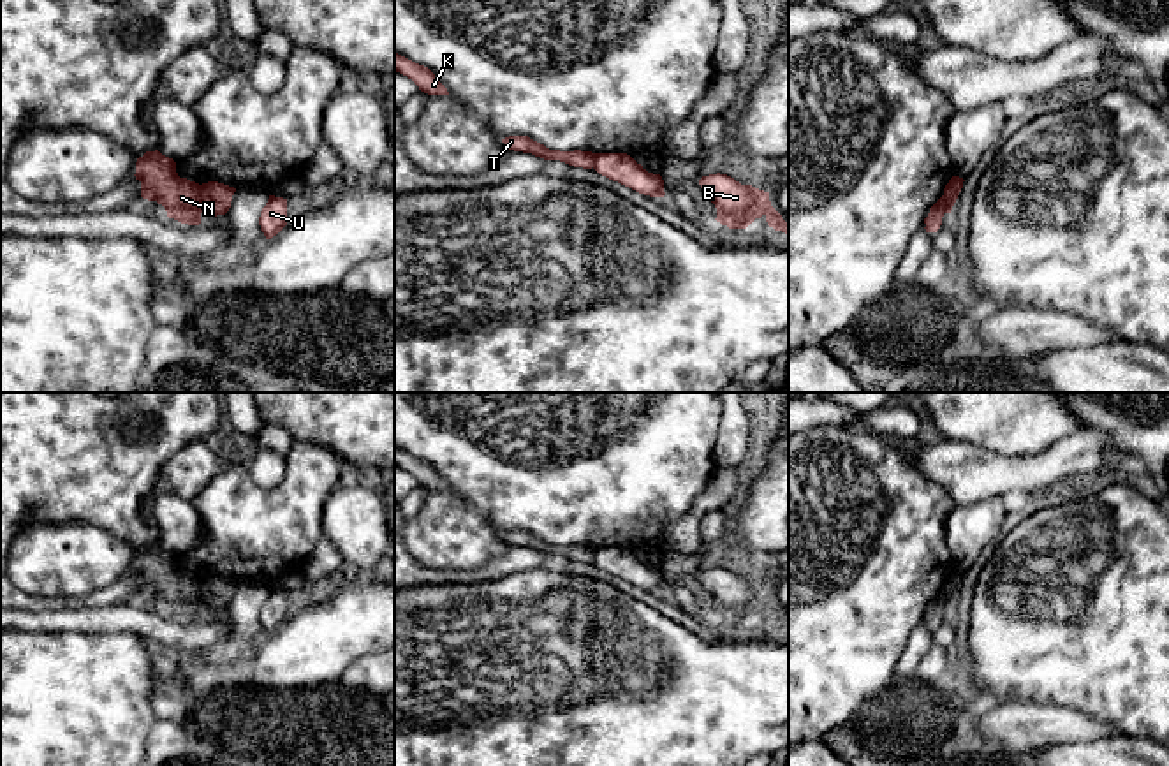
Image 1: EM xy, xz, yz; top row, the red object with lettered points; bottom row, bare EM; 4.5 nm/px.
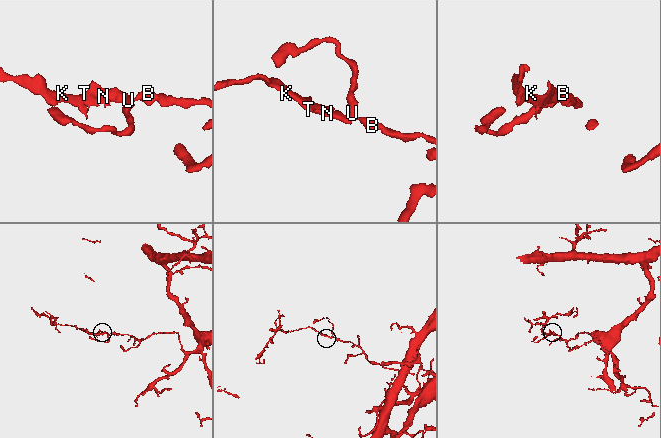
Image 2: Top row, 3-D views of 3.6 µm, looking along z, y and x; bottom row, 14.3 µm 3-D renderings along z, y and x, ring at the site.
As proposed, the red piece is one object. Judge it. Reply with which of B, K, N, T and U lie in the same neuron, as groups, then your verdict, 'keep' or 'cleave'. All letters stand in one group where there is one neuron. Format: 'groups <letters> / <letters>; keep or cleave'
groups B U / K N T; cleave

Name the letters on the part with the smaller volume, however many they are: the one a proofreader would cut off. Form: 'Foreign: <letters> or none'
Foreign: K, N, T

